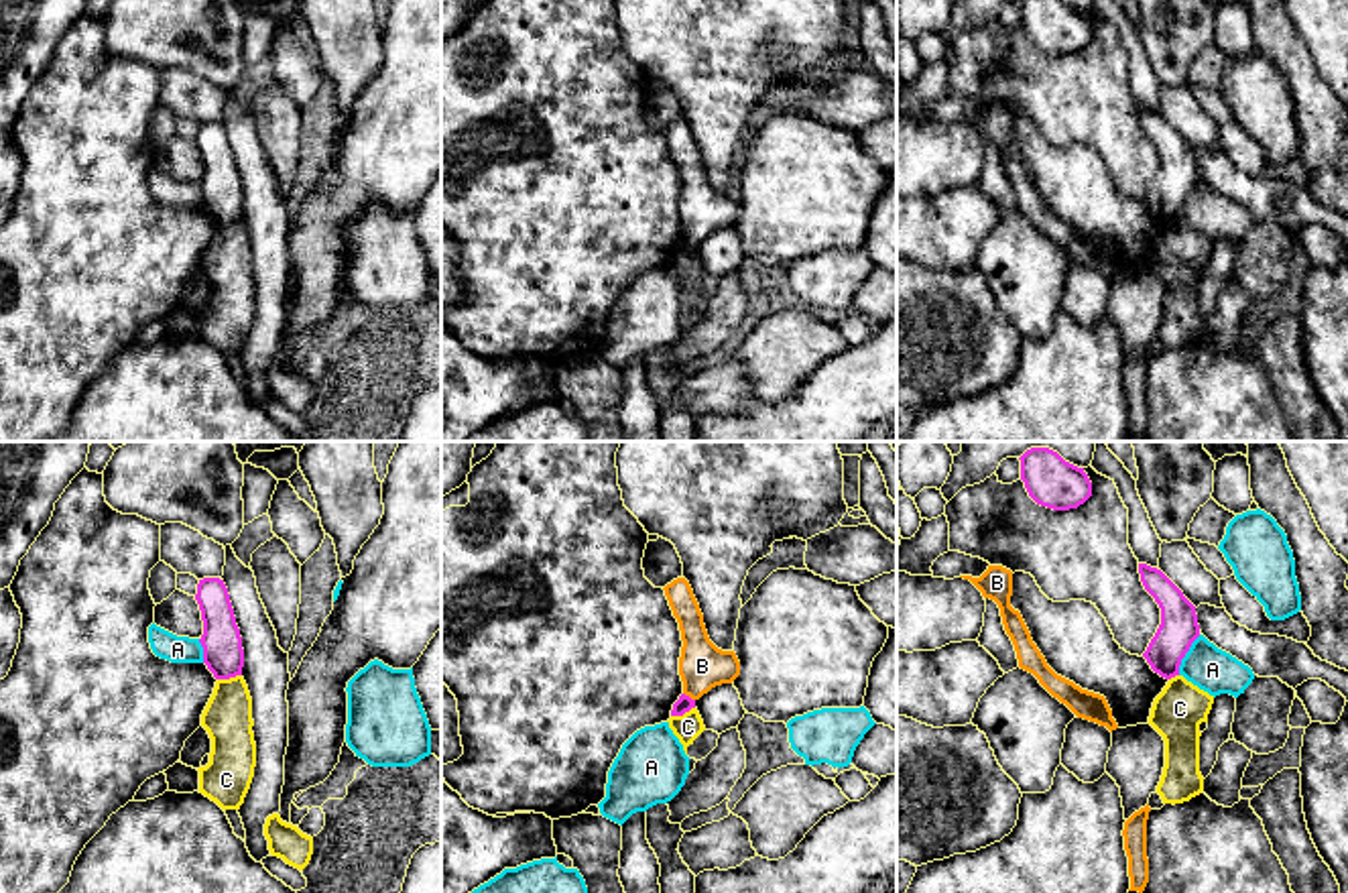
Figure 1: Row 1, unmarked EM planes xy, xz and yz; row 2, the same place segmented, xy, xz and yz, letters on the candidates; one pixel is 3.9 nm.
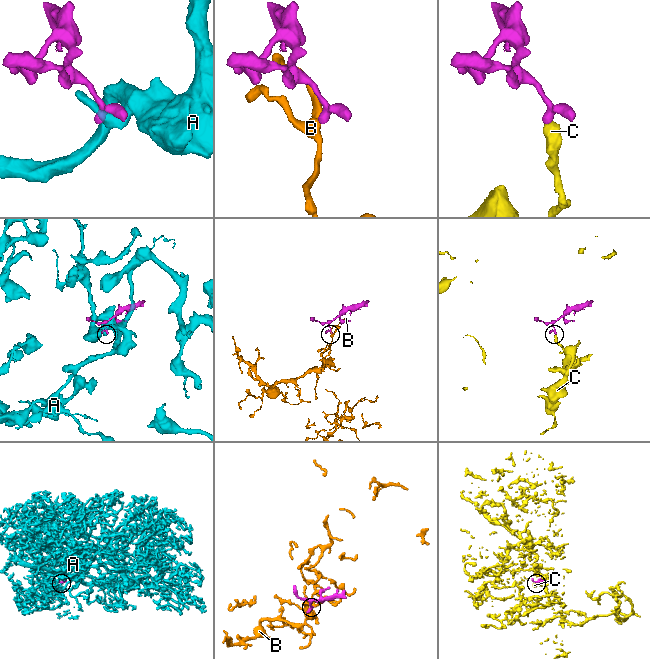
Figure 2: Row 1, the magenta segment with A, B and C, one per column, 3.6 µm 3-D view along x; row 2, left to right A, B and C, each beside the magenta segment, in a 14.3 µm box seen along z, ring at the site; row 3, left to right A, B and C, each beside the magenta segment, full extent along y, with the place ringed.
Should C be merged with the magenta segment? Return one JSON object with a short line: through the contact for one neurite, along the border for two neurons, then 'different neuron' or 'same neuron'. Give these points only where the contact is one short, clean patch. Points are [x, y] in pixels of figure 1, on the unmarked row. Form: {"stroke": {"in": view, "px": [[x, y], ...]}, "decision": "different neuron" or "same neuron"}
{"stroke": {"in": "xy", "px": [[240, 218], [218, 224]]}, "decision": "different neuron"}

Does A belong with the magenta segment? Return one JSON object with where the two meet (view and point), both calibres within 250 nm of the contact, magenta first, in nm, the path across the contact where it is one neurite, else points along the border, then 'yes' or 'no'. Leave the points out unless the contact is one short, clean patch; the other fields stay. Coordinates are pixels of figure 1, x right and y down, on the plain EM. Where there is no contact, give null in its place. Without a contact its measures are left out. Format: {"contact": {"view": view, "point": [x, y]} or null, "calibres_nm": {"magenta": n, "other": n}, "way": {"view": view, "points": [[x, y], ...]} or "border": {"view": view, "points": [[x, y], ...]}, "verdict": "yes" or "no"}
{"contact": {"view": "yz", "point": [1184, 200]}, "calibres_nm": {"magenta": 150, "other": 180}, "verdict": "no"}

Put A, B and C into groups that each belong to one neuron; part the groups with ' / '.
A / B / C

